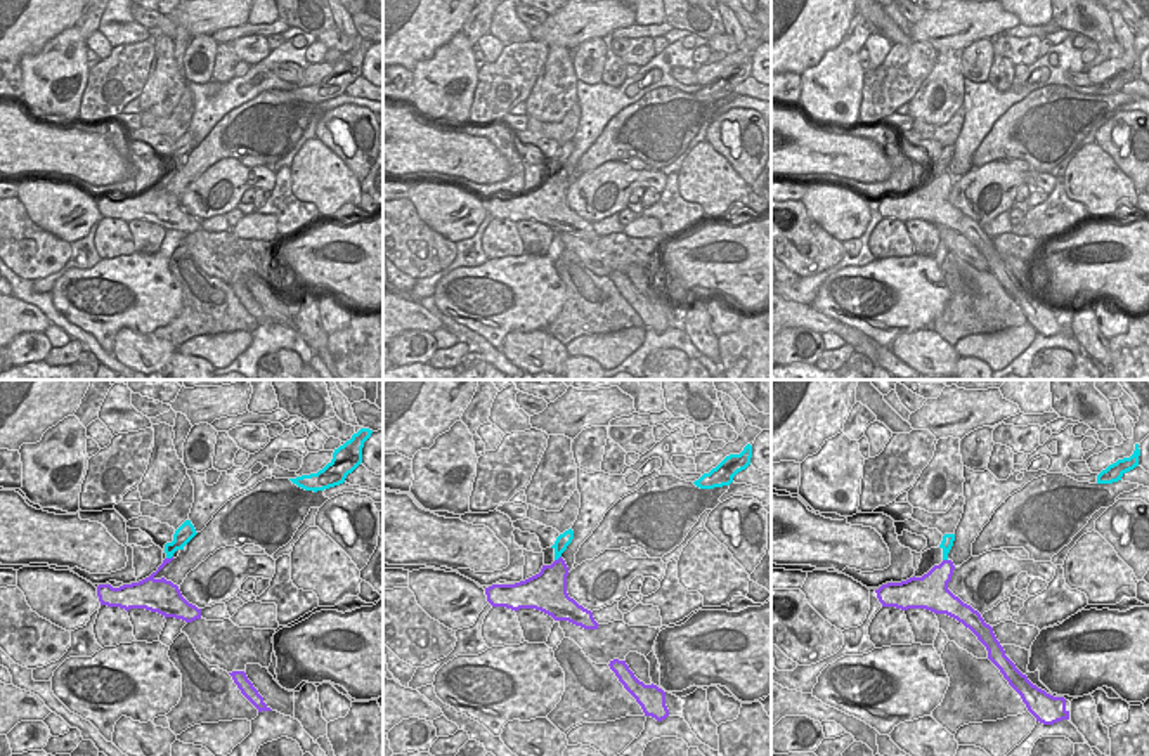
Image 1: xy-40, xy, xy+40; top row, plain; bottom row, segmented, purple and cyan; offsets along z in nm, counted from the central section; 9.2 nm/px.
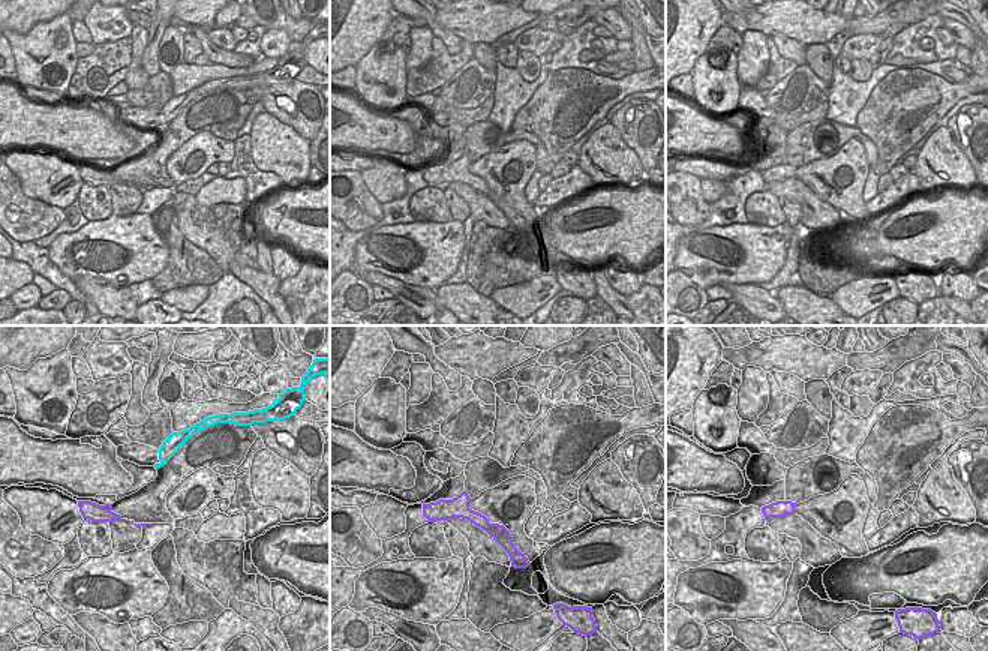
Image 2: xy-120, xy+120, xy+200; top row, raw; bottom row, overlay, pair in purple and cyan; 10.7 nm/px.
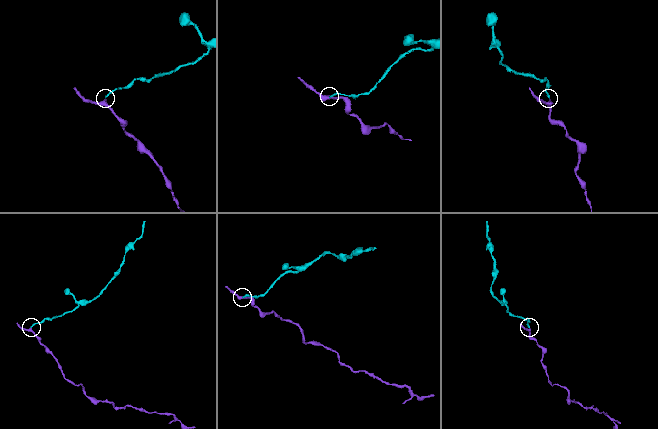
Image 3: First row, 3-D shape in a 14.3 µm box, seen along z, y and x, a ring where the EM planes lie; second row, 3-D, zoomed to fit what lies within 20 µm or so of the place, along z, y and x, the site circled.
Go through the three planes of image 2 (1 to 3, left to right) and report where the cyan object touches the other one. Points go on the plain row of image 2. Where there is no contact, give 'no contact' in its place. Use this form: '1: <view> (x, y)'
1: no contact
2: no contact
3: no contact

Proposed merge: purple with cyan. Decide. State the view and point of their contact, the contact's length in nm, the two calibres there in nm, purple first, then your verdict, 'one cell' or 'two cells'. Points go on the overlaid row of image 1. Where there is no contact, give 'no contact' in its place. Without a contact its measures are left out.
xy-40 (168, 559) | 70 nm | 130/160 nm | two cells

